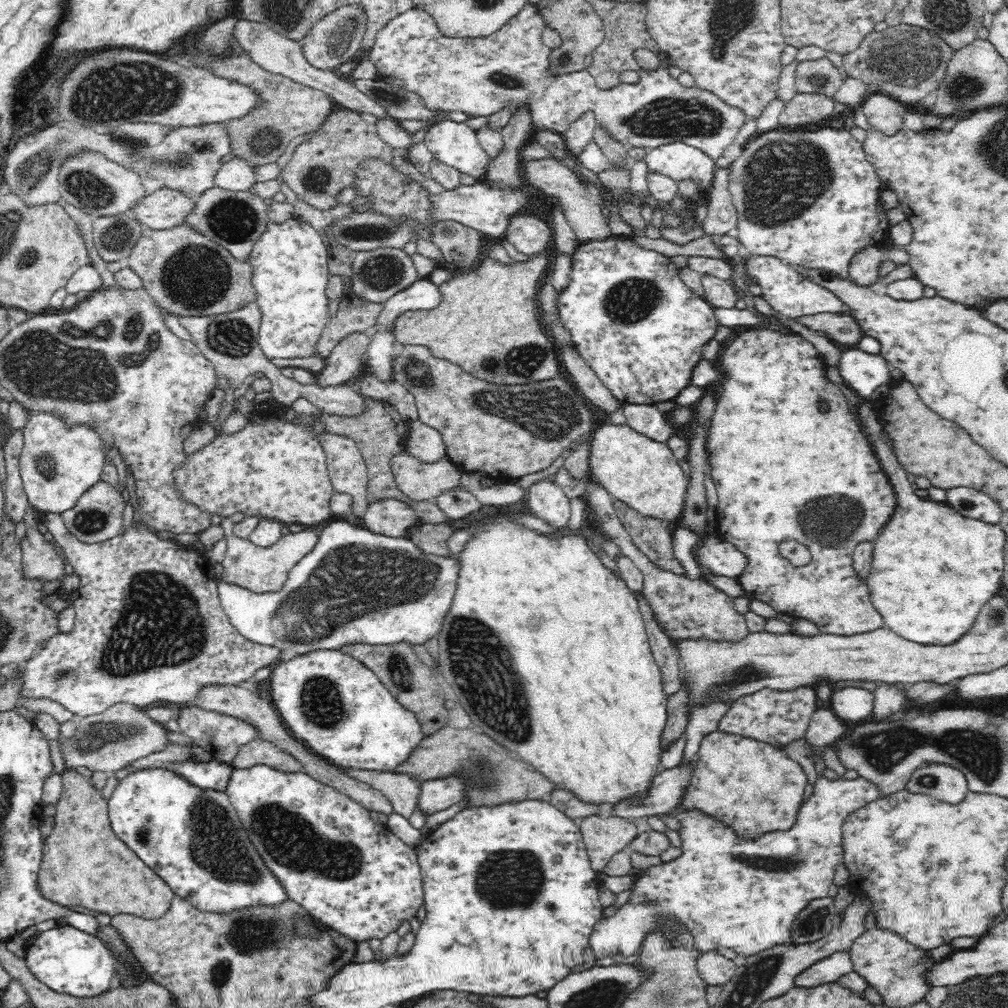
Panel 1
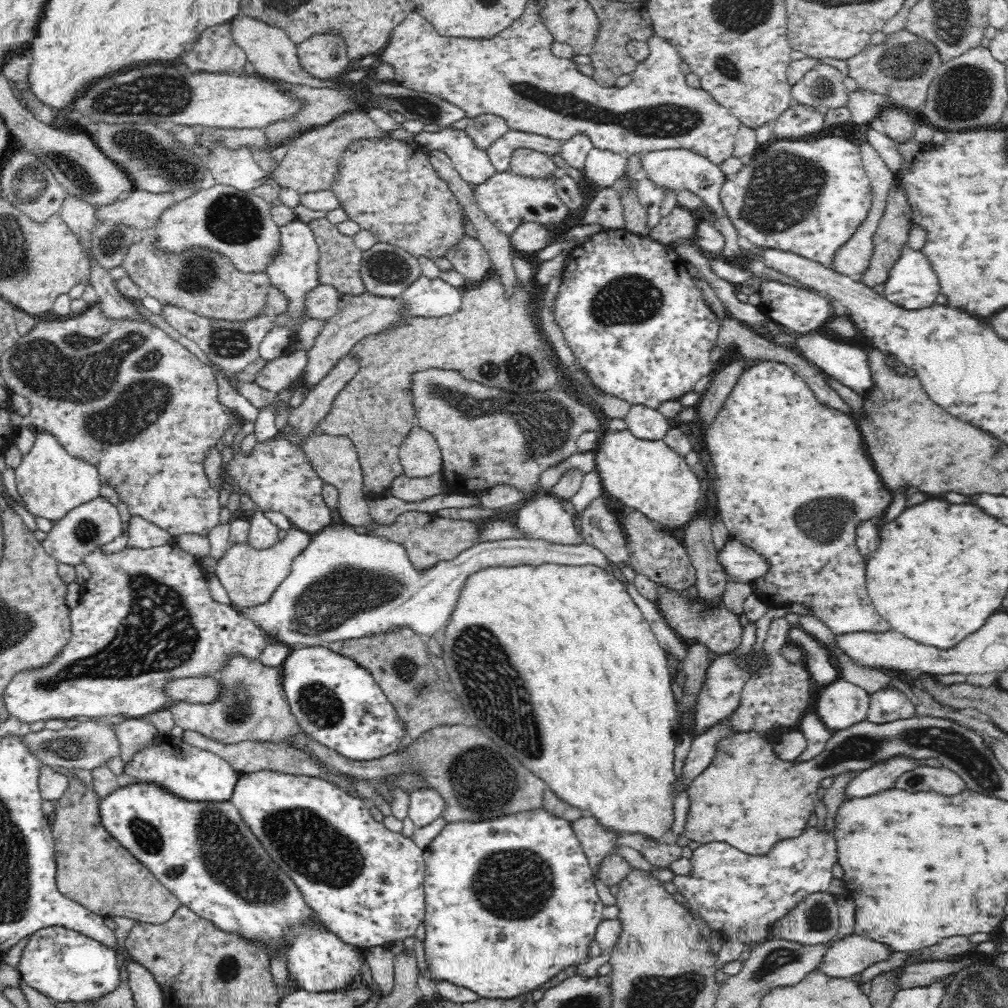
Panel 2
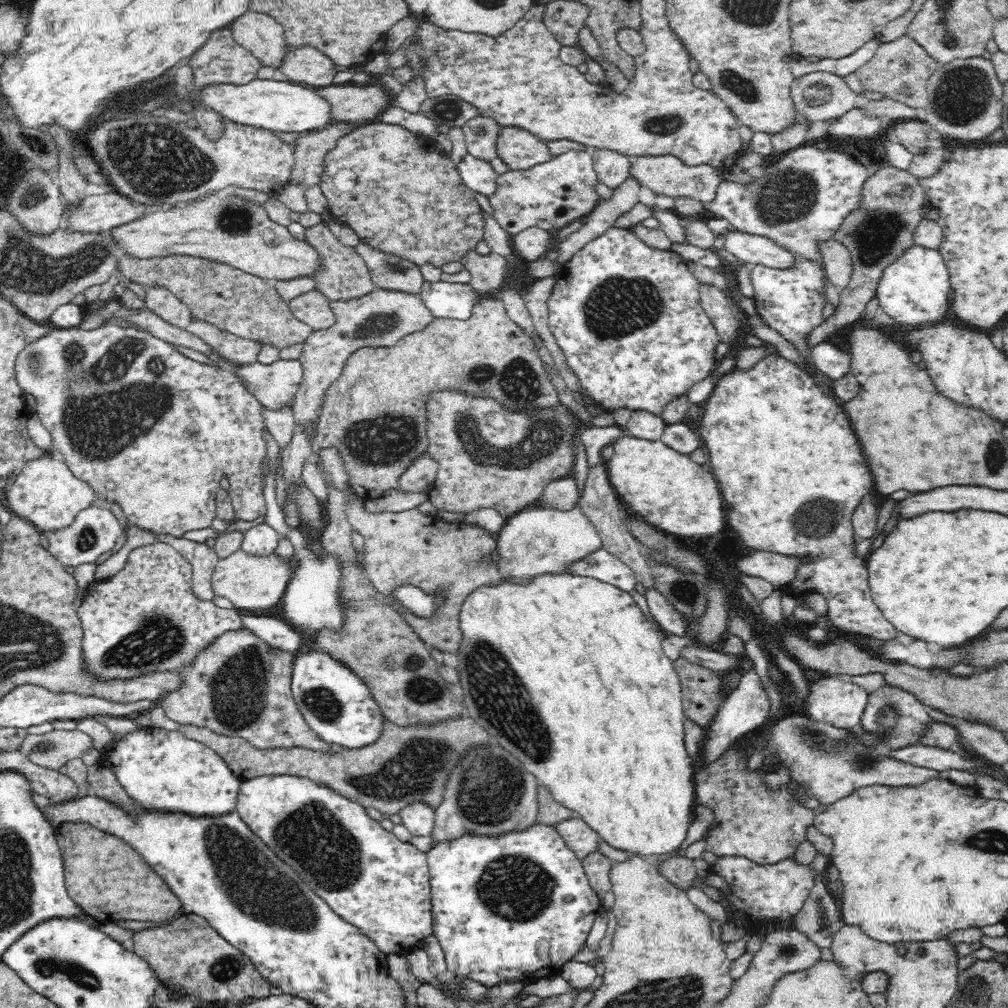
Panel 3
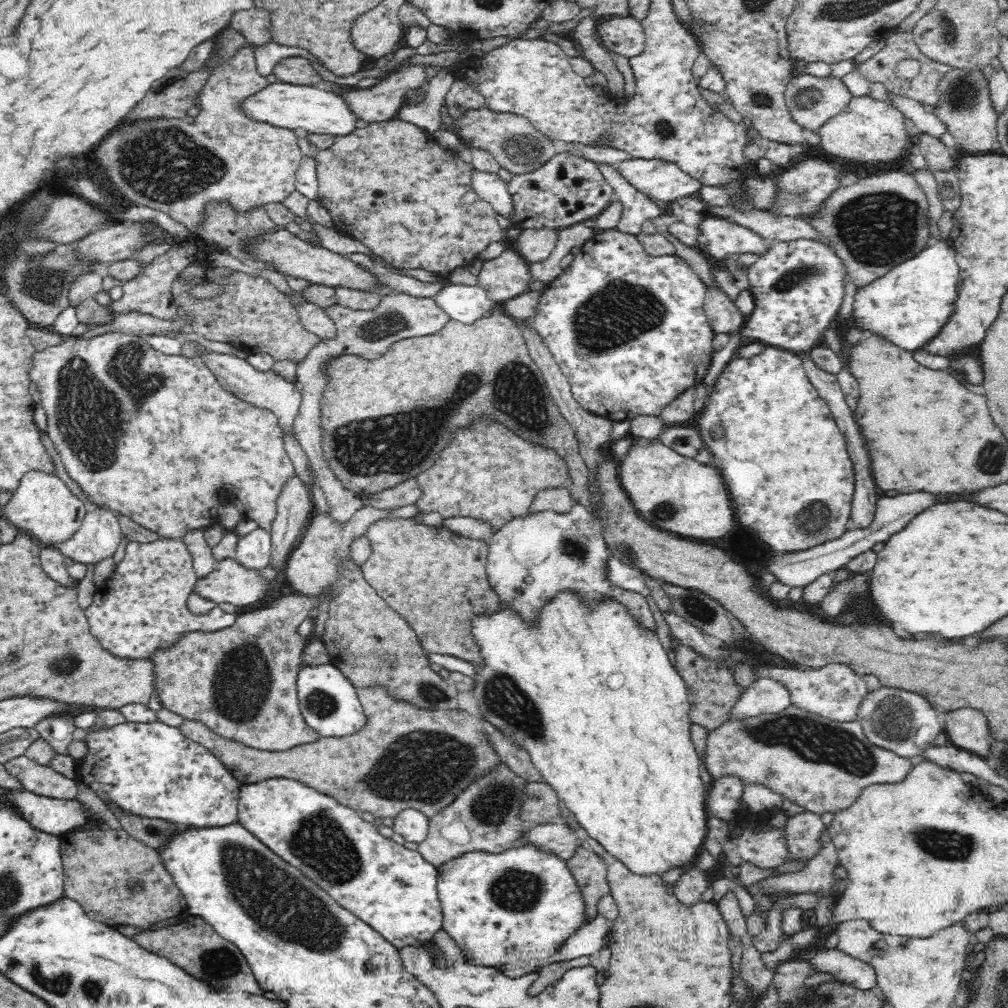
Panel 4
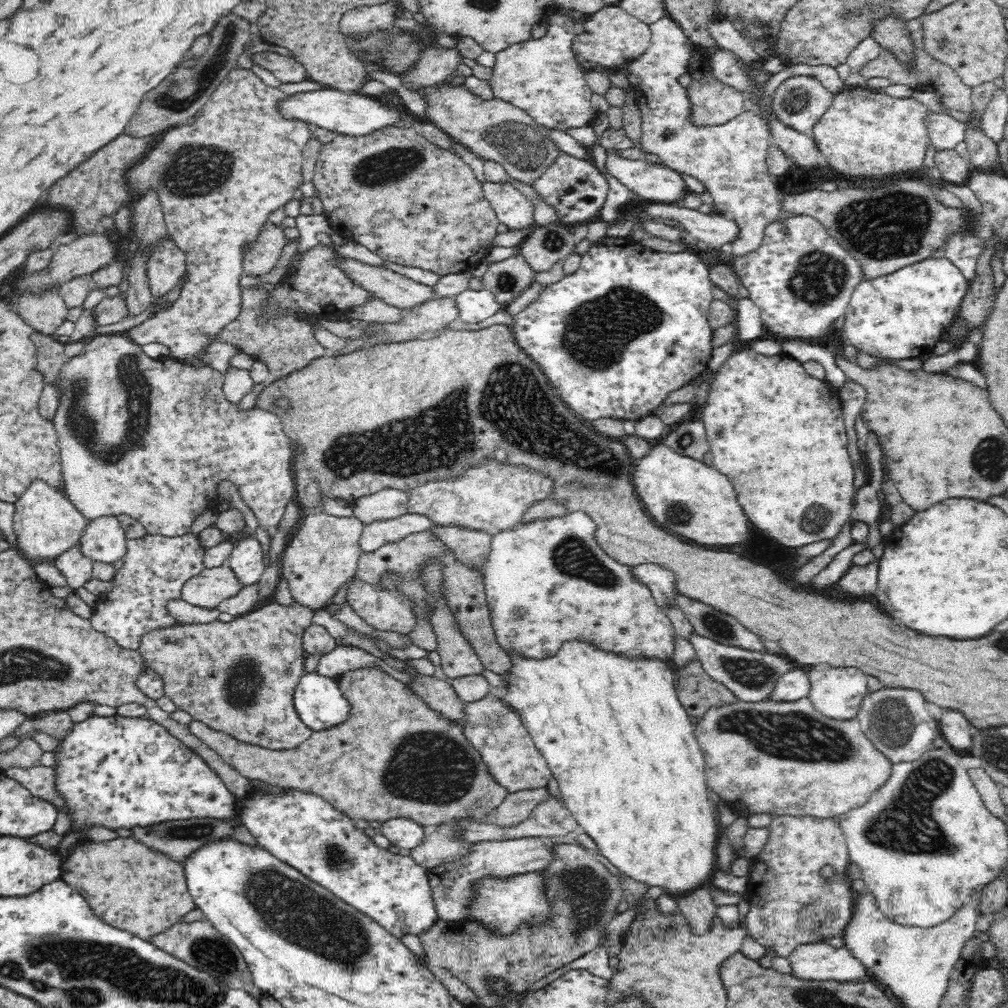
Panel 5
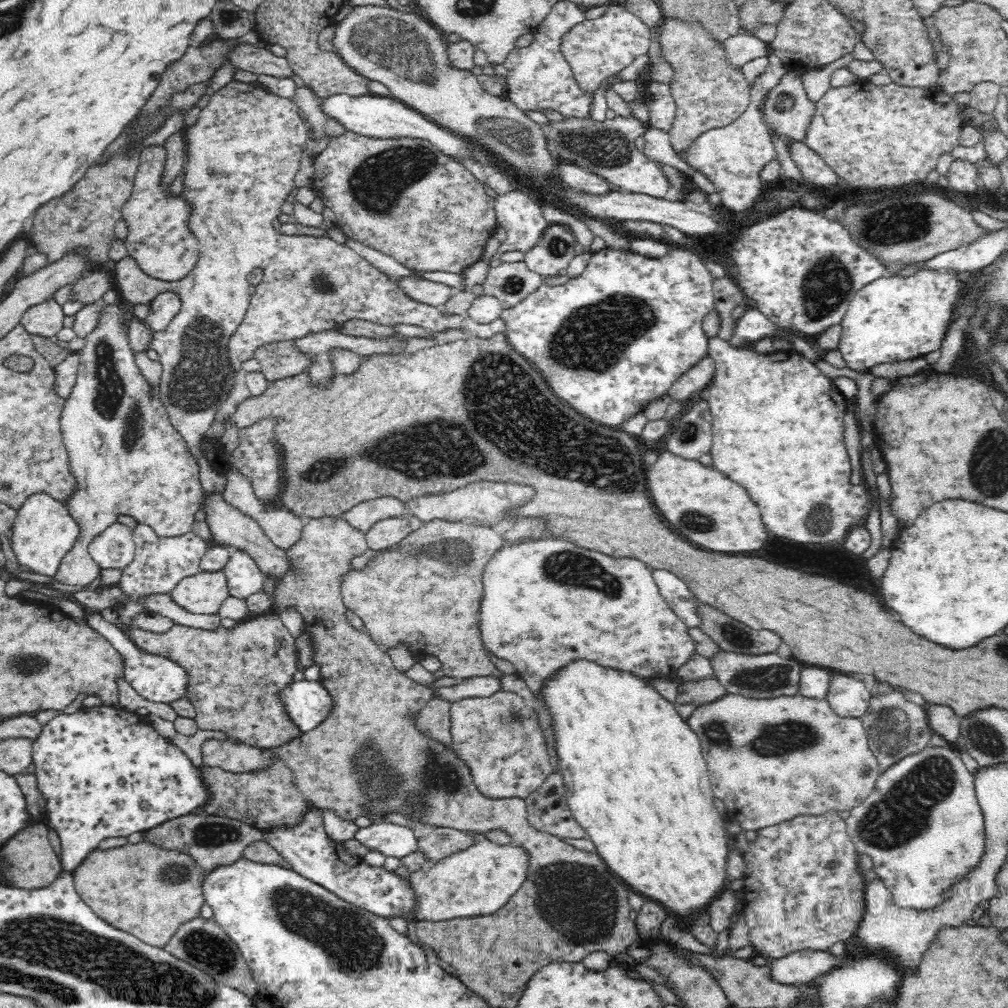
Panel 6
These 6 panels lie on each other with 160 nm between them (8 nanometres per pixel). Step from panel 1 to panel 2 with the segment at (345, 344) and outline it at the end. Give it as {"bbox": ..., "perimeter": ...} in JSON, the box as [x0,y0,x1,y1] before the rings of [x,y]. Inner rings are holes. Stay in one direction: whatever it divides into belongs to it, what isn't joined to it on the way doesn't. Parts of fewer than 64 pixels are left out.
{"bbox":[288,353,360,444],"perimeter":[[[350,353],[343,354],[332,368],[308,390],[308,395],[296,408],[290,410],[288,423],[296,427],[294,434],[288,438],[300,444],[301,438],[318,426],[327,415],[334,399],[345,388],[351,378],[354,378],[360,368],[360,359]]]}

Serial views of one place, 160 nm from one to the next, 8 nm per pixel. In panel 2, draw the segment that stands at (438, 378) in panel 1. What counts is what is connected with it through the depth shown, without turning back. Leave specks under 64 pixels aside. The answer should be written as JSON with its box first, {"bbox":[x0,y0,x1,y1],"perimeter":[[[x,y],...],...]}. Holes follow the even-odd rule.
{"bbox":[409,367,604,493],"perimeter":[[[436,367],[411,372],[409,381],[416,424],[430,431],[438,441],[443,458],[442,471],[450,493],[472,493],[503,484],[514,484],[524,491],[535,489],[541,472],[579,452],[576,441],[580,434],[604,429],[592,408],[572,396],[566,385],[521,394],[467,379],[457,370]]]}

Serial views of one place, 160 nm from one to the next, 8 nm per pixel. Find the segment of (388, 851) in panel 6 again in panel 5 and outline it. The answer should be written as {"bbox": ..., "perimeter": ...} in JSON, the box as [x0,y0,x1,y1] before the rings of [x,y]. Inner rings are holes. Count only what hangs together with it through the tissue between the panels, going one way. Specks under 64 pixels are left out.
{"bbox":[376,817,425,848],"perimeter":[[[410,817],[391,818],[376,826],[376,829],[382,831],[390,839],[391,844],[398,848],[417,847],[425,837],[423,826]]]}

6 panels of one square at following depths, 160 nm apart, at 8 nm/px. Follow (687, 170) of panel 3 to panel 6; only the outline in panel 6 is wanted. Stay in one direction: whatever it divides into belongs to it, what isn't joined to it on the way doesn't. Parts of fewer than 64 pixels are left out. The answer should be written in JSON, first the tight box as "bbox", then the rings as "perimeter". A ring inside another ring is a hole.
{"bbox":[543,116,670,198],"perimeter":[[[616,116],[603,122],[596,122],[588,117],[580,119],[564,119],[553,121],[552,125],[543,126],[548,140],[550,151],[560,161],[578,163],[586,170],[594,172],[610,182],[618,190],[627,190],[630,193],[644,194],[656,198],[664,198],[670,190],[670,180],[656,162],[652,162],[640,153],[634,145],[635,137],[644,135],[648,124],[640,122],[635,117]]]}

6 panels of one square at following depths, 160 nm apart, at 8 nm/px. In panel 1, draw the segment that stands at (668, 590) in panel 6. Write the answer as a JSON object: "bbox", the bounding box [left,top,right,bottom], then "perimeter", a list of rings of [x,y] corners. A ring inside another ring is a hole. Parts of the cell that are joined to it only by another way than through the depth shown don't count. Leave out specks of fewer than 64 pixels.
{"bbox":[210,520,457,656],"perimeter":[[[331,520],[328,525],[319,531],[318,544],[310,554],[306,554],[304,558],[290,570],[290,576],[286,580],[282,590],[276,593],[264,593],[260,598],[248,587],[240,586],[238,583],[231,583],[224,578],[224,565],[220,562],[210,563],[212,567],[212,575],[217,581],[218,599],[223,614],[226,615],[227,621],[234,627],[236,631],[246,641],[254,642],[256,645],[272,646],[283,650],[287,654],[294,656],[309,654],[313,650],[339,650],[341,646],[346,644],[396,644],[396,642],[407,642],[412,645],[422,645],[426,641],[437,636],[442,628],[442,622],[452,605],[457,581],[457,558],[452,556],[443,556],[437,554],[426,554],[417,543],[408,537],[394,538],[390,535],[378,534],[368,530],[365,527],[358,527],[357,524],[349,521]]]}

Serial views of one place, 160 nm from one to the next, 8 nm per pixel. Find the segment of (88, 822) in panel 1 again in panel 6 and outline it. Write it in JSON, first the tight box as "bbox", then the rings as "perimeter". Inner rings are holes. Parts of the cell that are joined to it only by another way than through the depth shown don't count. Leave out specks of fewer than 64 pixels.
{"bbox":[71,842,206,948],"perimeter":[[[128,842],[109,849],[96,847],[71,874],[78,894],[100,918],[106,918],[106,922],[118,926],[118,930],[133,934],[150,946],[163,948],[182,923],[199,916],[200,907],[204,904],[201,886],[206,871],[194,864],[189,856],[158,848],[149,842]]]}

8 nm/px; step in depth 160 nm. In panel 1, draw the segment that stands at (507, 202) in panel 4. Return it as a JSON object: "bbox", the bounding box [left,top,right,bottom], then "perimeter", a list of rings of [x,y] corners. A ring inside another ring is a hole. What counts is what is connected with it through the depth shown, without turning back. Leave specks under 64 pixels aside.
{"bbox":[423,119,489,180],"perimeter":[[[450,119],[436,122],[426,132],[423,142],[438,161],[474,179],[480,180],[483,176],[489,157],[468,124]]]}

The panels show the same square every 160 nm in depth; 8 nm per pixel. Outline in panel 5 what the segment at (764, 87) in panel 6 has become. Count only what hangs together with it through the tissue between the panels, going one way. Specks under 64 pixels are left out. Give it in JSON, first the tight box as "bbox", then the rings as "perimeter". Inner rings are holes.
{"bbox":[626,12,782,260],"perimeter":[[[668,12],[649,25],[649,29],[651,37],[646,52],[626,65],[629,83],[638,94],[642,116],[639,145],[650,159],[702,182],[713,198],[714,211],[734,214],[733,220],[740,227],[740,238],[720,251],[732,254],[734,260],[749,257],[762,246],[766,226],[782,211],[779,203],[782,194],[774,184],[776,180],[772,180],[776,177],[766,164],[772,143],[767,125],[755,111],[744,111],[718,126],[695,123],[692,99],[689,90],[680,84],[680,76],[689,72],[698,46]]]}

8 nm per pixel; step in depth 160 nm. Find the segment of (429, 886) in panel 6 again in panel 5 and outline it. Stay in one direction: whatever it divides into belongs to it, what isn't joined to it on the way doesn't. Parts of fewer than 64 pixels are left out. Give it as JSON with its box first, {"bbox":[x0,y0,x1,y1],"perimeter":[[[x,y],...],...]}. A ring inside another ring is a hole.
{"bbox":[429,836,557,921],"perimeter":[[[533,836],[480,841],[474,843],[474,848],[470,849],[472,849],[472,854],[466,858],[429,869],[434,905],[436,905],[438,915],[442,920],[460,921],[463,918],[463,906],[465,906],[467,898],[470,898],[470,893],[466,893],[466,890],[469,890],[471,882],[478,877],[488,874],[506,877],[524,874],[527,871],[542,870],[557,859],[557,844],[554,842],[554,837]]]}

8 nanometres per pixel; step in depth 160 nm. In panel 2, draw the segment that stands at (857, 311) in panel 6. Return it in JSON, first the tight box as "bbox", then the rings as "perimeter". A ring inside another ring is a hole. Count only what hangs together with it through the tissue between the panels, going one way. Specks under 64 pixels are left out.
{"bbox":[883,244,939,309],"perimeter":[[[913,244],[906,245],[900,260],[890,270],[883,294],[906,309],[919,309],[935,303],[939,294],[938,279],[916,244],[915,249]]]}

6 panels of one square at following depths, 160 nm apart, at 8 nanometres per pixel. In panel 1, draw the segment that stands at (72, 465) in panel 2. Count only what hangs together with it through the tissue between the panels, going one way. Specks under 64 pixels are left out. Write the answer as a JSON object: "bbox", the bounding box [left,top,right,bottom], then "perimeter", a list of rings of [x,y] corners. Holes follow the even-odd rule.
{"bbox":[19,411,109,514],"perimeter":[[[29,411],[27,423],[22,430],[22,452],[19,458],[19,472],[27,498],[36,509],[44,513],[62,514],[72,508],[80,495],[85,493],[102,476],[102,468],[108,463],[109,450],[102,435],[92,423],[66,422],[65,414],[57,411]]]}

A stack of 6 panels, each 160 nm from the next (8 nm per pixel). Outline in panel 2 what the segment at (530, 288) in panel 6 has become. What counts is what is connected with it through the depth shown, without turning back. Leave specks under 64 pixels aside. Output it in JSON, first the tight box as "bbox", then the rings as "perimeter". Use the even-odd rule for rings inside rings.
{"bbox":[444,234,494,283],"perimeter":[[[464,234],[448,248],[444,257],[451,263],[452,268],[473,283],[480,282],[494,271],[492,260],[484,245],[474,238]]]}

